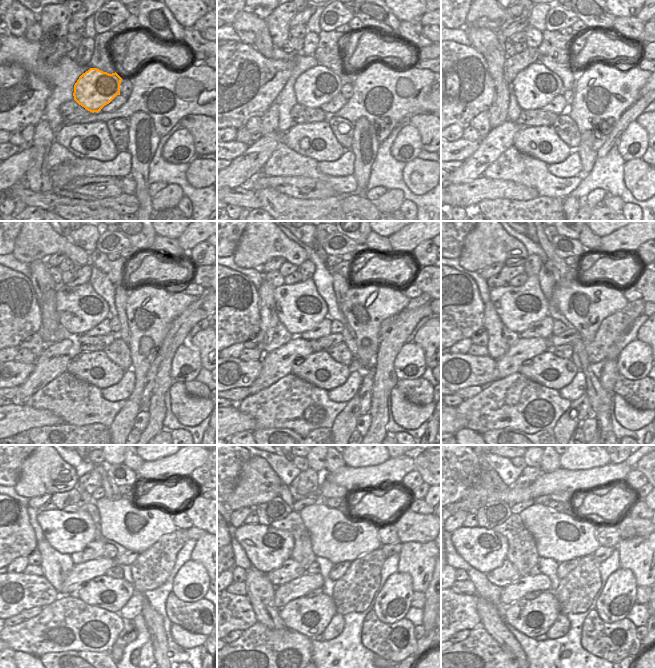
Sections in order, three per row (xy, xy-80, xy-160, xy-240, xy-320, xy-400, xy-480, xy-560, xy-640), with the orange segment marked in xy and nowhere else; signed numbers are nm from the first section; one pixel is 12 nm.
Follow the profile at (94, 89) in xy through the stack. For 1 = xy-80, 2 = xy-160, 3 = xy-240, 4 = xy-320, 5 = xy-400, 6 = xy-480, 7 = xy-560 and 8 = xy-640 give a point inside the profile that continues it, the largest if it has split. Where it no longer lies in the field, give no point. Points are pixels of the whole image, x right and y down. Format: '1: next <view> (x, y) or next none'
1: next xy-80 (317, 86)
2: next xy-160 (535, 86)
3: next xy-240 (79, 309)
4: next xy-320 (299, 307)
5: next xy-400 (520, 307)
6: next xy-480 (67, 532)
7: next xy-560 (267, 548)
8: next xy-640 (484, 549)

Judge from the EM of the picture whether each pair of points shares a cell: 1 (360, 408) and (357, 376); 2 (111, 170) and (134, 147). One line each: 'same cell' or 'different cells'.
1: different cells
2: different cells

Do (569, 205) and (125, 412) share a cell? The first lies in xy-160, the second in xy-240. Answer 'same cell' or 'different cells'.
same cell

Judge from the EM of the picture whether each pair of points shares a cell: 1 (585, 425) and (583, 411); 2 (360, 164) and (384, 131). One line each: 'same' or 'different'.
1: different
2: different

